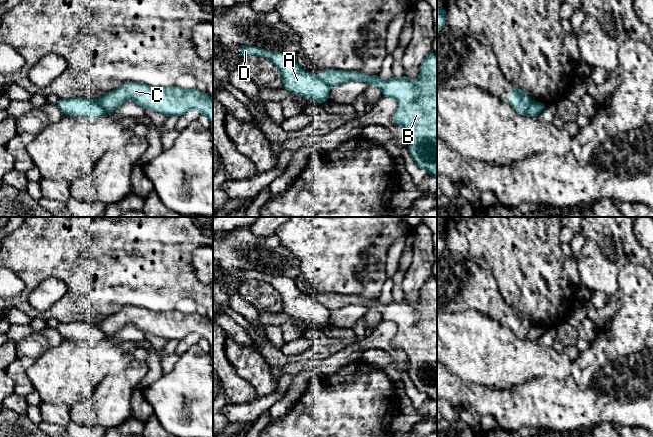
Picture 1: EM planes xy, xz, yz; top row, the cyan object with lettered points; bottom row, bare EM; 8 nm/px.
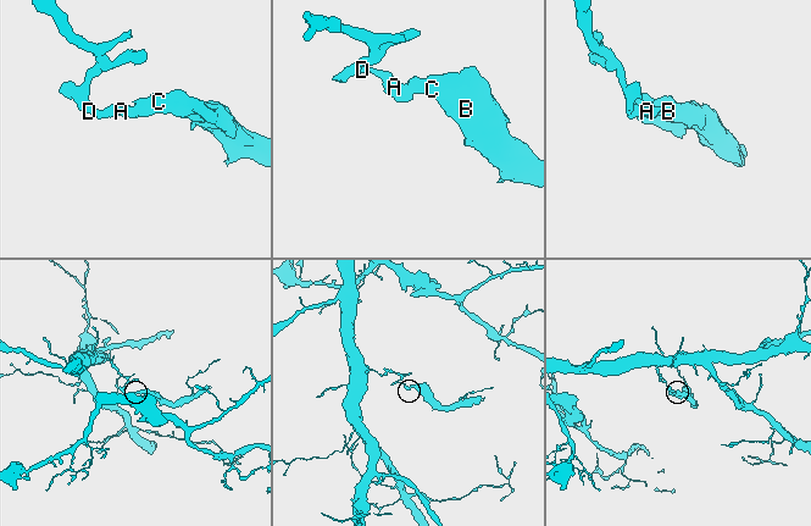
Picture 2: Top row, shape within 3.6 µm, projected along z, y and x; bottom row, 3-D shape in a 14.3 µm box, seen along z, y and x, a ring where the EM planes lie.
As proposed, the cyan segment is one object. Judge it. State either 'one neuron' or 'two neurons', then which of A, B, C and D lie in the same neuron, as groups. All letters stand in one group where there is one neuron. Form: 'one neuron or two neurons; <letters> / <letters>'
two neurons; A D / B C

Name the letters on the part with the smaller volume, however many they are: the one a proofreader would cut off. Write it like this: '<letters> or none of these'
B, C

